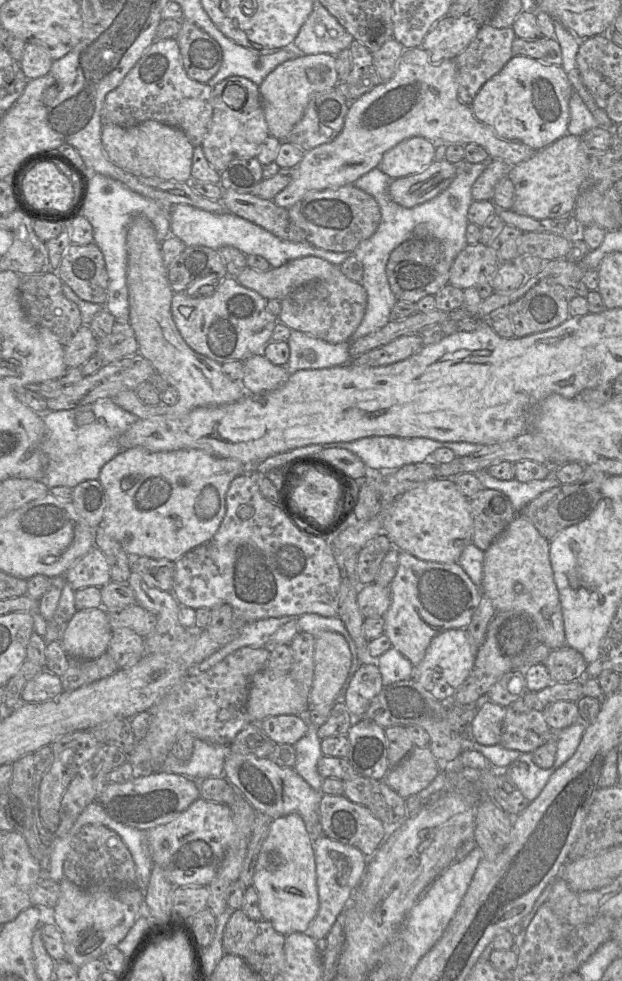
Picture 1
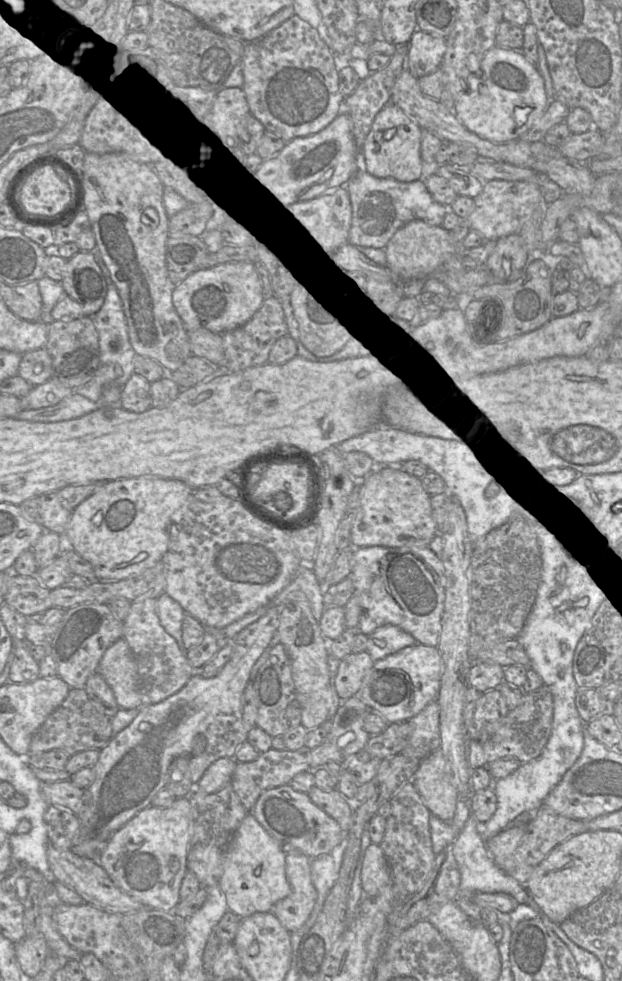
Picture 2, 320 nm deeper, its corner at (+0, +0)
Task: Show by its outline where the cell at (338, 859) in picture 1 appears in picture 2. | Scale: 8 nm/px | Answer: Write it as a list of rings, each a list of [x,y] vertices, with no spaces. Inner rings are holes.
[[[291,851],[285,857],[286,877],[291,892],[272,907],[271,912],[289,932],[297,931],[308,919],[317,899],[310,875],[311,858]]]

